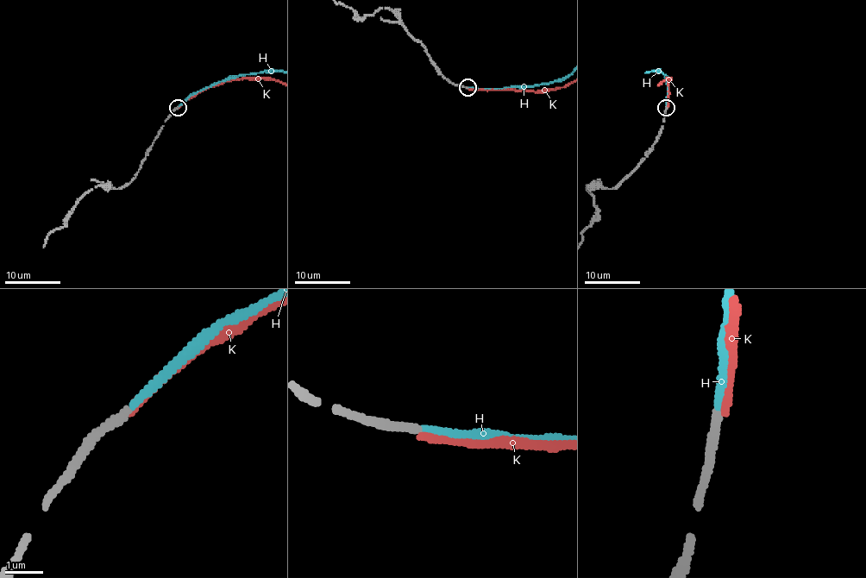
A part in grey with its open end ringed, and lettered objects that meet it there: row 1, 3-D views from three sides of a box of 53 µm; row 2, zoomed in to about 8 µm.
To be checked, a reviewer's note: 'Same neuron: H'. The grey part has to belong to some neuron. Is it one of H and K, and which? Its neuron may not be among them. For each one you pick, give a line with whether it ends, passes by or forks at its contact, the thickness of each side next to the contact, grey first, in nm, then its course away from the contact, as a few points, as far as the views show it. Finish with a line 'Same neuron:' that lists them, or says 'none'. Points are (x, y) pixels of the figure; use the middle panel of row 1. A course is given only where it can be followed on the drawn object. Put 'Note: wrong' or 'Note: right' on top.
Note: right
H: it ends; calibres 240 and 200 nm
Same neuron: H

